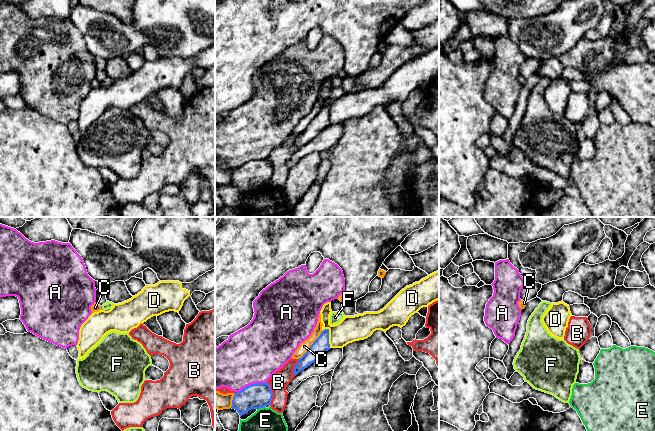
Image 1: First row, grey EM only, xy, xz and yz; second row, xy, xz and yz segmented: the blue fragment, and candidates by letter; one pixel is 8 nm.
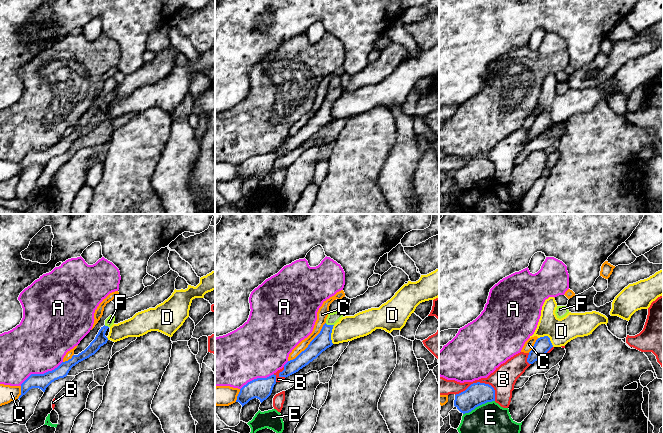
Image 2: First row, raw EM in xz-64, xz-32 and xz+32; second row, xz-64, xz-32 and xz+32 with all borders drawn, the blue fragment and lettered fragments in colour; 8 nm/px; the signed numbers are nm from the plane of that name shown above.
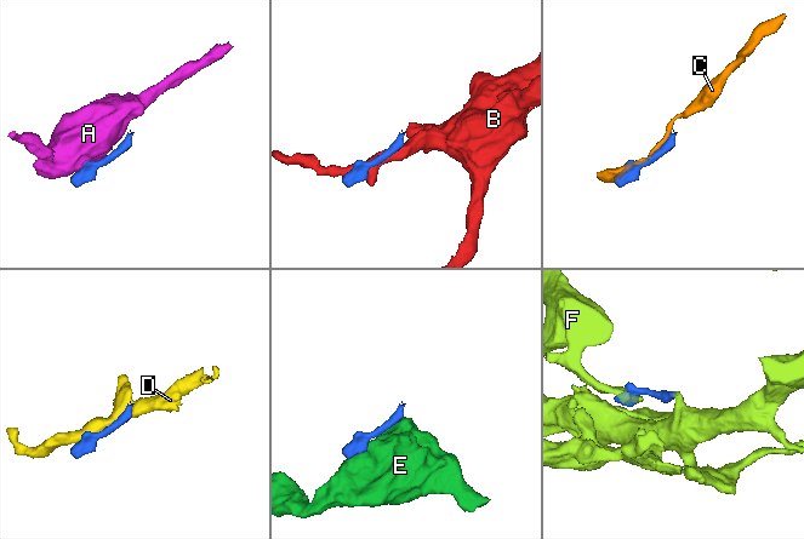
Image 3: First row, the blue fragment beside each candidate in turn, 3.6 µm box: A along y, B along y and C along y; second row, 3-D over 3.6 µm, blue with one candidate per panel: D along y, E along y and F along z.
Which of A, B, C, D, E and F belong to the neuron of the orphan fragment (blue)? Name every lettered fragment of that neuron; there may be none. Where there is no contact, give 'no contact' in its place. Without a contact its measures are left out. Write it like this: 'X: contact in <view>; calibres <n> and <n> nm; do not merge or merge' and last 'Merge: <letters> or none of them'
A: contact in xz; calibres 200 and 460 nm; do not merge
B: contact in xz; calibres 200 and 150 nm; do not merge
C: contact in xz; calibres 130 and 80 nm; do not merge
D: contact in xz; calibres 130 and 200 nm; do not merge
E: contact in xz; calibres 200 and 320 nm; do not merge
F: contact in xy; calibres 20 and 60 nm; merge
Merge: F

